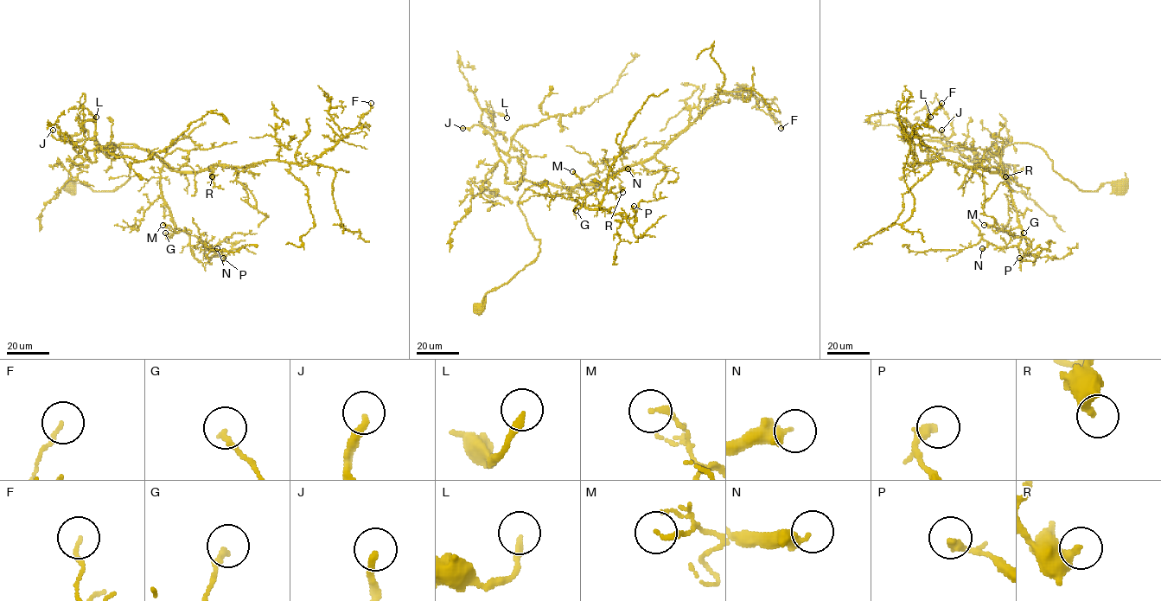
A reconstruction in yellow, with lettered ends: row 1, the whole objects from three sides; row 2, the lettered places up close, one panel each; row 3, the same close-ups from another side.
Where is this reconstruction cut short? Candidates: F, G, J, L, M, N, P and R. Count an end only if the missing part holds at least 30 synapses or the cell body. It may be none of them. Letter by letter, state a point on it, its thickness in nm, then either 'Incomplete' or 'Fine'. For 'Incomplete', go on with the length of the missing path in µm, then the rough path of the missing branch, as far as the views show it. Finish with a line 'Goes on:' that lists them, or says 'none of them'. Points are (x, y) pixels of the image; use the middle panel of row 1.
F: Place: (781, 128). Thickness 100 nm. Fine
G: Place: (576, 210). Thickness 180 nm. Fine
J: Place: (462, 128). Thickness 240 nm. Incomplete. Missing length about 30 µm. Course of what is missing: (462, 128), (478, 159), (480, 150)
L: Place: (507, 118). Thickness 200 nm. Fine
M: Place: (572, 171). Thickness 170 nm. Fine
N: Place: (628, 169). Thickness 340 nm. Fine
P: Place: (634, 206). Thickness 300 nm. Fine
R: Place: (622, 192). Thickness 360 nm. Fine
Goes on: J

